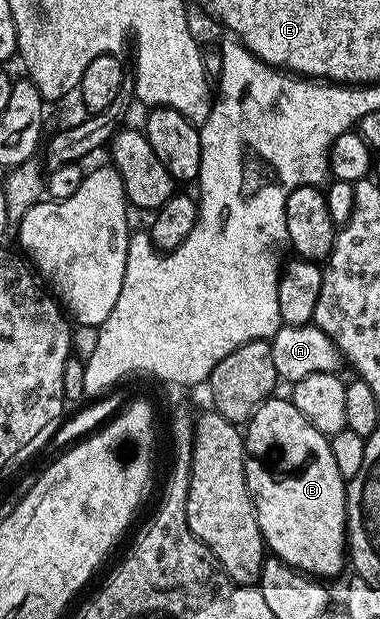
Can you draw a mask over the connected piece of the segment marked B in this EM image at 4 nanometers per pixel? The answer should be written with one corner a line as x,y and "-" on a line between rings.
273,395
263,401
252,418
246,422
244,434
244,470
246,483
256,508
258,527
264,536
267,552
285,561
290,567
316,579
336,577
346,569
346,534
348,512
346,511
346,479
334,463
332,442
318,431
292,405
291,400

